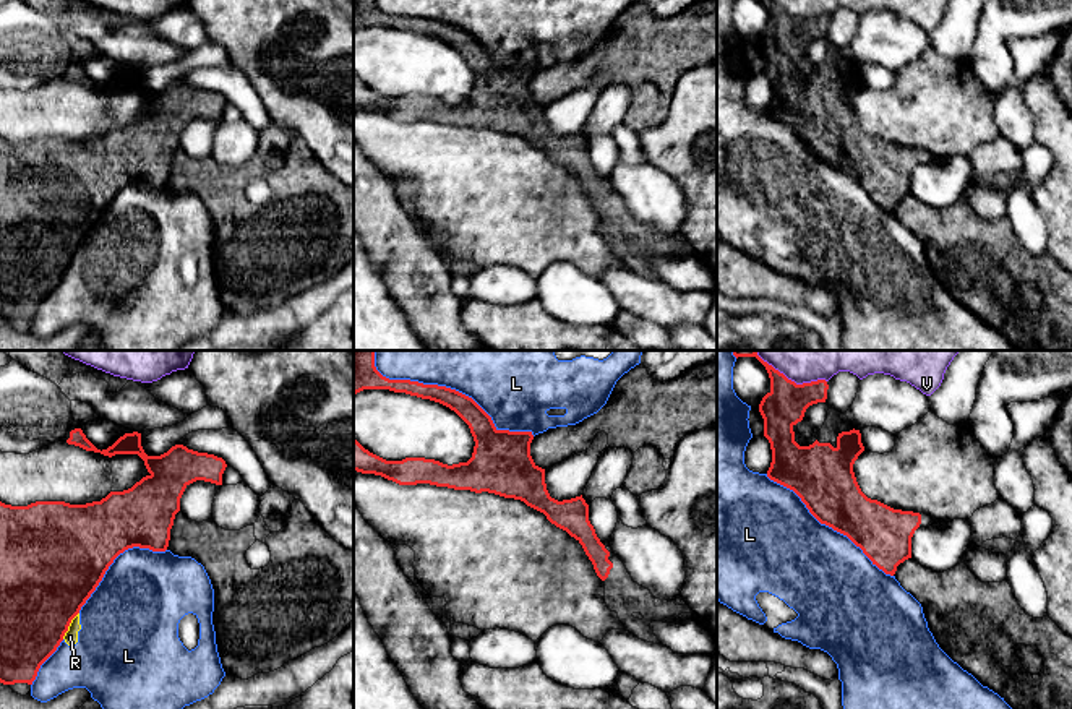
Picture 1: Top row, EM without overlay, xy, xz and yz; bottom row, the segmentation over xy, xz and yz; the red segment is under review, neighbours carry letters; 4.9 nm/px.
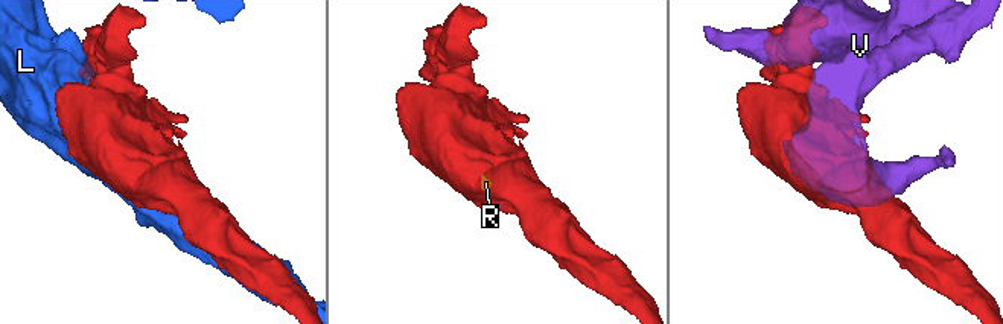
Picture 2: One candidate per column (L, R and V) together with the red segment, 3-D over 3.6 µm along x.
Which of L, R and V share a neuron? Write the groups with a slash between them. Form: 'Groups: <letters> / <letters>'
Groups: L R / V

